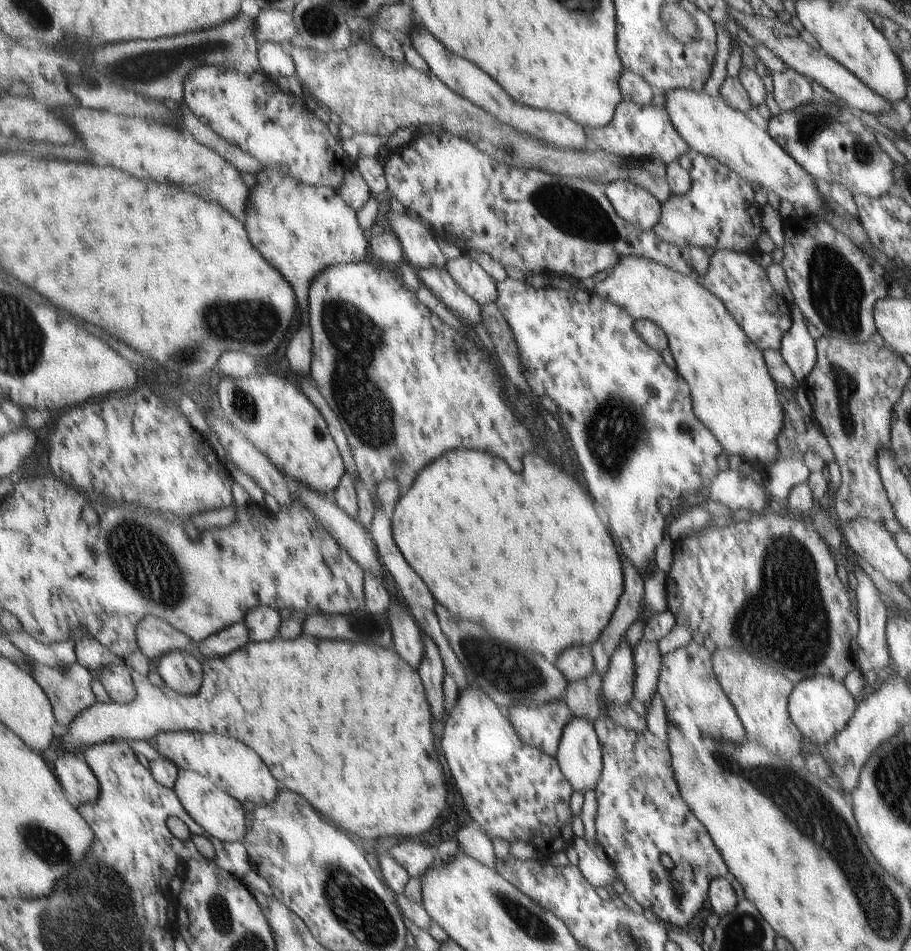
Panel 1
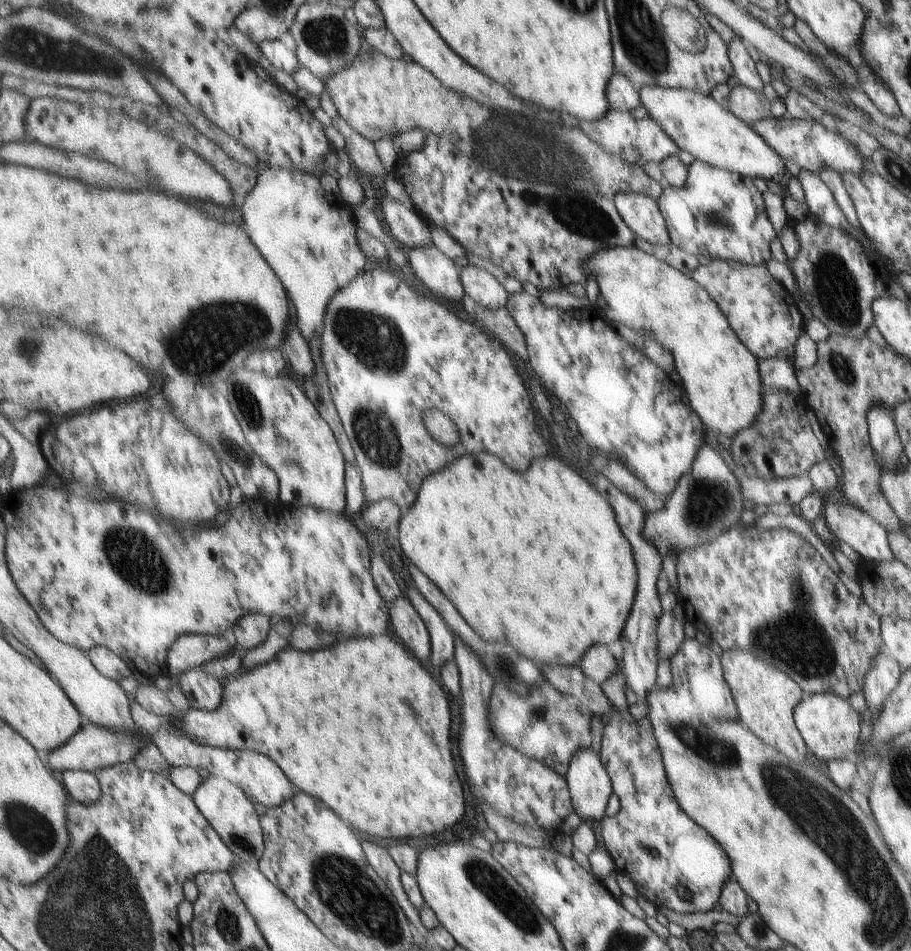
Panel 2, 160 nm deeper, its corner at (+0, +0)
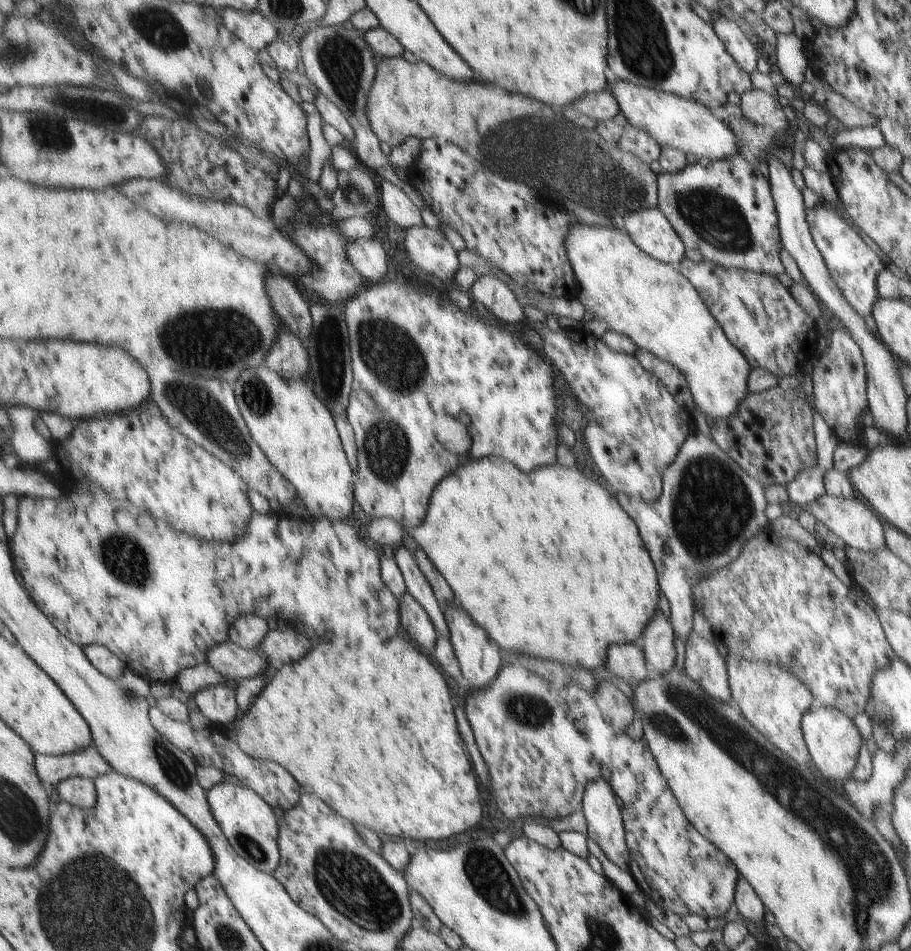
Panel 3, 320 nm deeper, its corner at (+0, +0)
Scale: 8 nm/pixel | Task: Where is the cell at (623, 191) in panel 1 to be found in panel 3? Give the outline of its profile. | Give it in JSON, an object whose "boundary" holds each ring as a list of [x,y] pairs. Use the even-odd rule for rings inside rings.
{"boundary":[[[657,207],[626,214],[621,228],[655,260],[677,264],[683,258],[683,241]]]}

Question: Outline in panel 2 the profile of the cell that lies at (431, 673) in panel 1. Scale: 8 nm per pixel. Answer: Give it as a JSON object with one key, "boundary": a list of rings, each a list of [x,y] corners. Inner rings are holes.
{"boundary":[[[414,583],[408,585],[408,597],[416,605],[417,612],[424,618],[432,636],[432,658],[431,664],[440,670],[448,660],[454,658],[454,642],[456,640],[453,630],[443,615],[423,596],[419,587]]]}

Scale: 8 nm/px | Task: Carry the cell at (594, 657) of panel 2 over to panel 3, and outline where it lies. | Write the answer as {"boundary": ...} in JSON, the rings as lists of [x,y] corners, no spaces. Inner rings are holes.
{"boundary":[[[612,644],[608,647],[604,667],[607,667],[615,676],[633,685],[650,676],[646,668],[643,649],[639,644]]]}

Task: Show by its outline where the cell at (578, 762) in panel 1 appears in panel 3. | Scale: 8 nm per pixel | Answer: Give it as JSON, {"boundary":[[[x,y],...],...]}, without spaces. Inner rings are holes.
{"boundary":[[[601,779],[597,780],[596,783],[586,785],[582,807],[584,808],[583,816],[587,825],[586,836],[591,838],[601,848],[609,862],[630,874],[628,868],[630,852],[629,848],[625,845],[625,824],[621,809],[615,803],[615,794],[612,792],[612,787],[608,782]]]}

